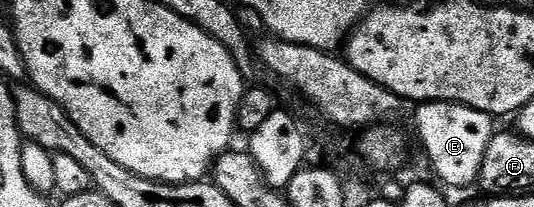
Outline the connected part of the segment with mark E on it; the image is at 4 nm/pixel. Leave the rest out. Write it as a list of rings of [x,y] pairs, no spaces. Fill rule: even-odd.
[[[446,101],[421,103],[415,111],[420,143],[428,154],[428,163],[433,173],[441,179],[439,182],[445,188],[468,187],[471,183],[473,186],[479,180],[482,161],[486,157],[486,145],[490,145],[494,134],[493,116],[461,103]]]

